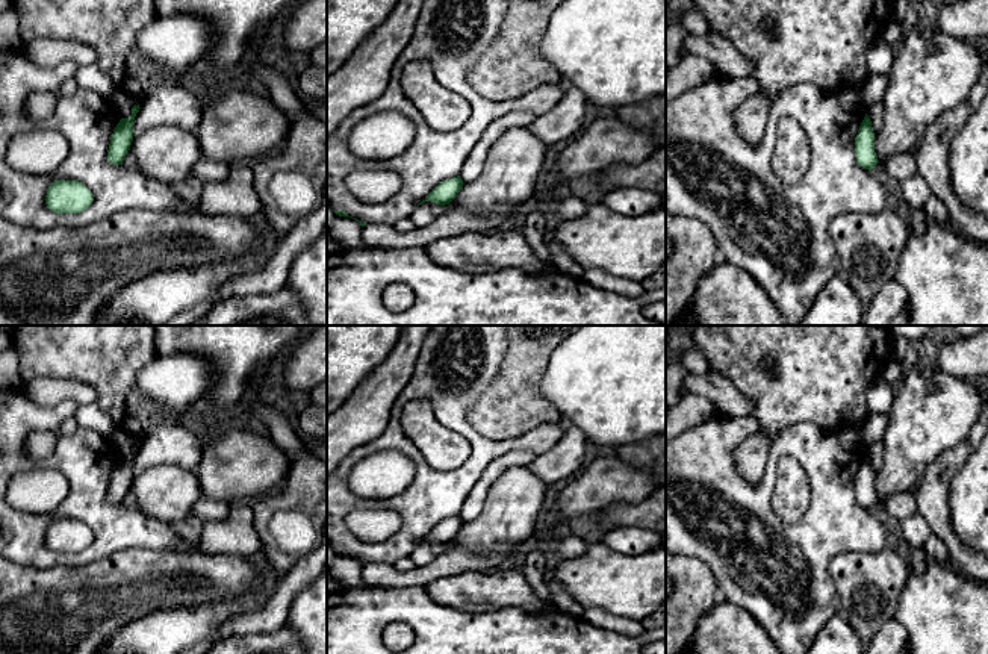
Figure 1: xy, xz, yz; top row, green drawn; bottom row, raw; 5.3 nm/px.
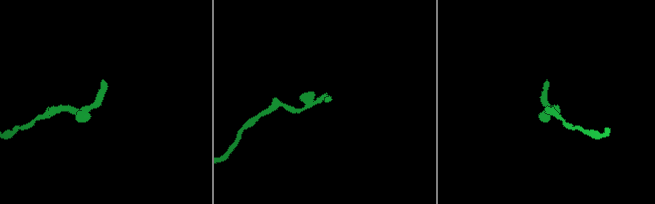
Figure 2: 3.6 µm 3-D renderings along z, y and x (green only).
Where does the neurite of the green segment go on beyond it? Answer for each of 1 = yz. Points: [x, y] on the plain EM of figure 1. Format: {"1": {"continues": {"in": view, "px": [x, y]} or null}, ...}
{"1": {"continues": null}}

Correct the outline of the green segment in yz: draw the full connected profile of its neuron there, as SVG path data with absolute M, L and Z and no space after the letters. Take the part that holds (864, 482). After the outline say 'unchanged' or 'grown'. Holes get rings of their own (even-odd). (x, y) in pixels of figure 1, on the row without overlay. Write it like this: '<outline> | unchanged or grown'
M867 453L855 477L855 494L856 503L868 510L871 510L879 503L875 490L875 471Z | unchanged

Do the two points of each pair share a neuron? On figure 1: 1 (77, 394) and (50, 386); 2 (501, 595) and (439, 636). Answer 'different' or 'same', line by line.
1: same
2: different

